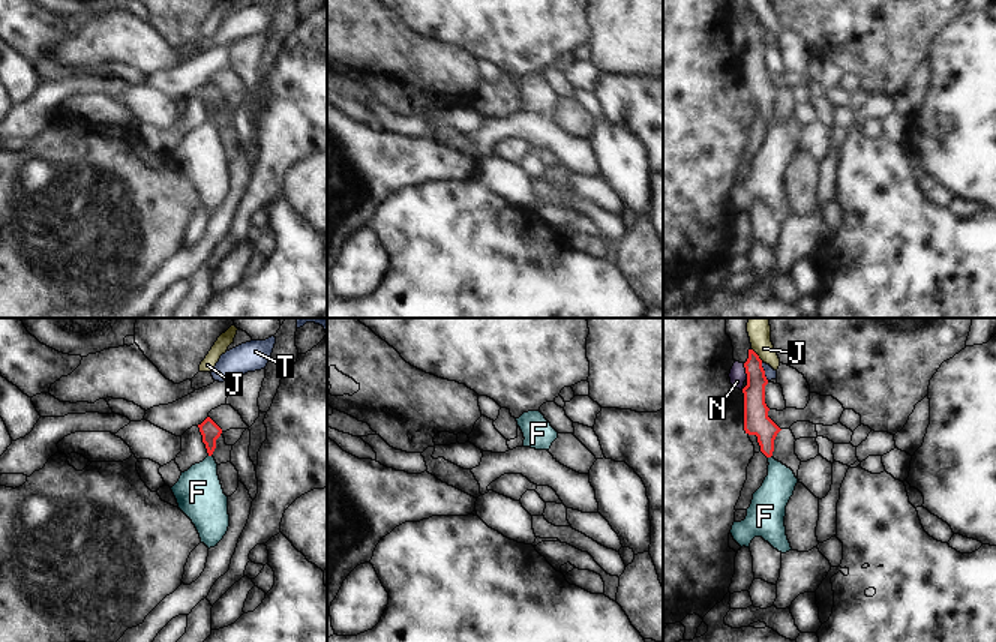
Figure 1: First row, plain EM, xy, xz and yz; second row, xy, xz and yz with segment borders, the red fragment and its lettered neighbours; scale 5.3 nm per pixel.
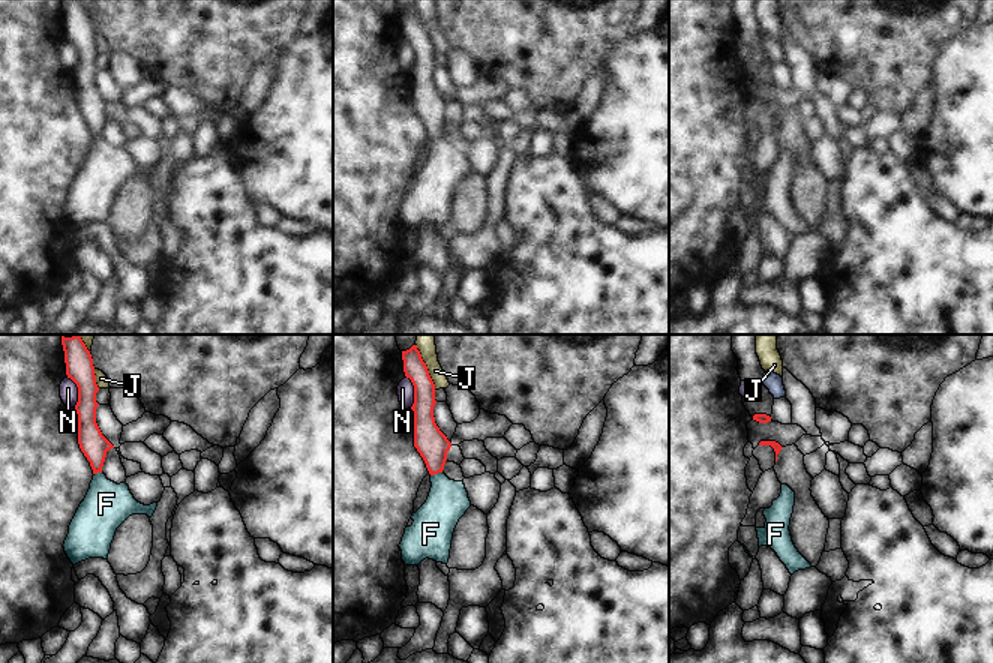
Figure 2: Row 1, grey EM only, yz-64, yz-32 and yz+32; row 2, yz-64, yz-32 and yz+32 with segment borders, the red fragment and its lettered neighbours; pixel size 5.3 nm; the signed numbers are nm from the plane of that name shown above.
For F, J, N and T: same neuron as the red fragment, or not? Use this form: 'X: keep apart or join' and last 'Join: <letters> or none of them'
F: join
J: keep apart
N: keep apart
T: keep apart
Join: F

